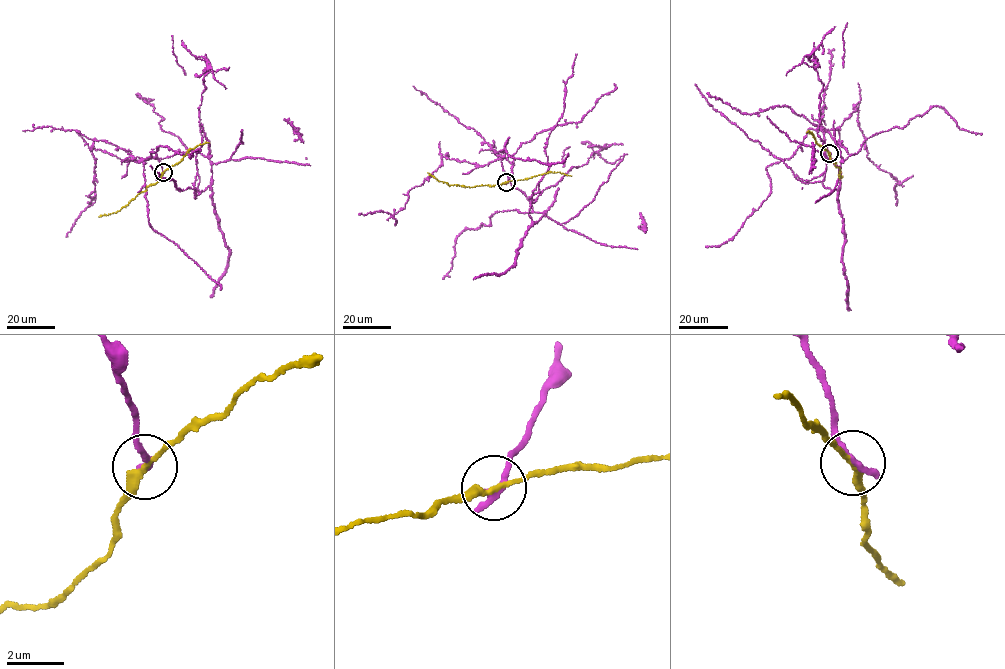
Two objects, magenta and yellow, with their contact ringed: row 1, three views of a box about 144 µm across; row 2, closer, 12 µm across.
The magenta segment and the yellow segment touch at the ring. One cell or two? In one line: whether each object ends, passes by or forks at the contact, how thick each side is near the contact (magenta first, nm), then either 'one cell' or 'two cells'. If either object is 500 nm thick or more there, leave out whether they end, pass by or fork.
magenta ends there; yellow passes by; 280 nm thick on the magenta side, 200 nm on the other; two cells

